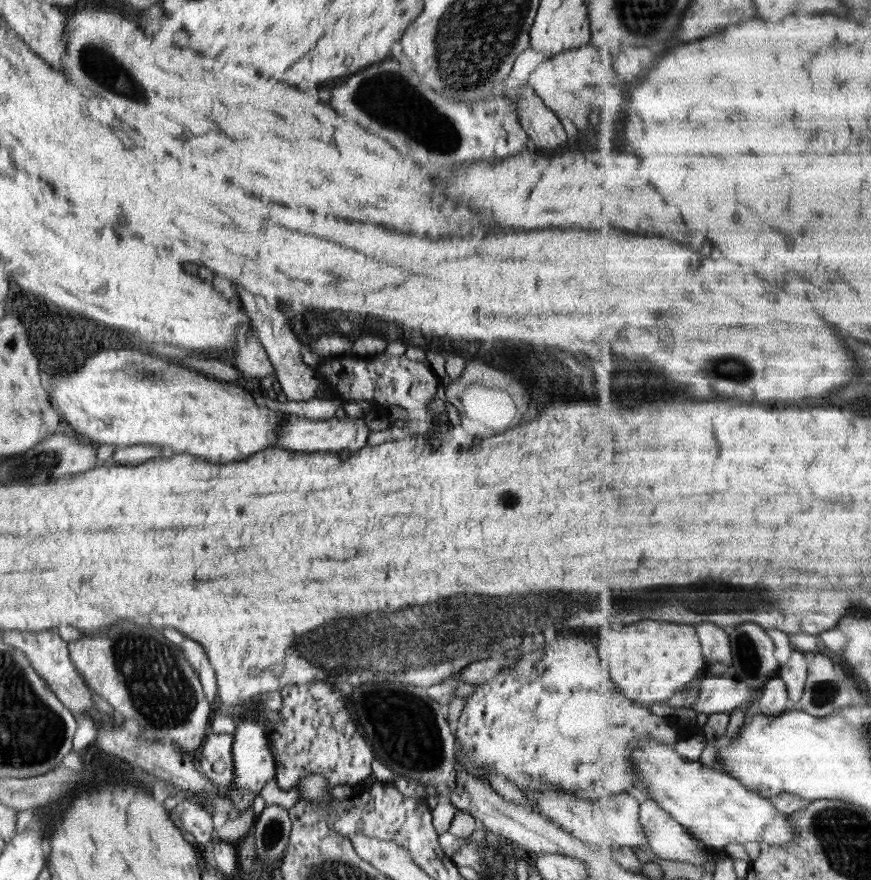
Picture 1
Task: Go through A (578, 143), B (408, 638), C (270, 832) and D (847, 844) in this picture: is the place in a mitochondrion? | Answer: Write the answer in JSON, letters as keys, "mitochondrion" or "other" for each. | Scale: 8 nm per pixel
{"A":"other","B":"mitochondrion","C":"mitochondrion","D":"mitochondrion"}

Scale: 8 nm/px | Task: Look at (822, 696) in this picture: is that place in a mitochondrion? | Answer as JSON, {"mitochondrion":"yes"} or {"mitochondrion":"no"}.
{"mitochondrion":"yes"}

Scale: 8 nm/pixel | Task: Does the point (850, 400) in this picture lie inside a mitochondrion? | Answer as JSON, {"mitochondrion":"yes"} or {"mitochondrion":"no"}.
{"mitochondrion":"yes"}

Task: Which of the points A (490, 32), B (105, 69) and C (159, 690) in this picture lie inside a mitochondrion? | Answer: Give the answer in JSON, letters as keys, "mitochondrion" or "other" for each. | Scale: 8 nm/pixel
{"A":"mitochondrion","B":"mitochondrion","C":"mitochondrion"}

